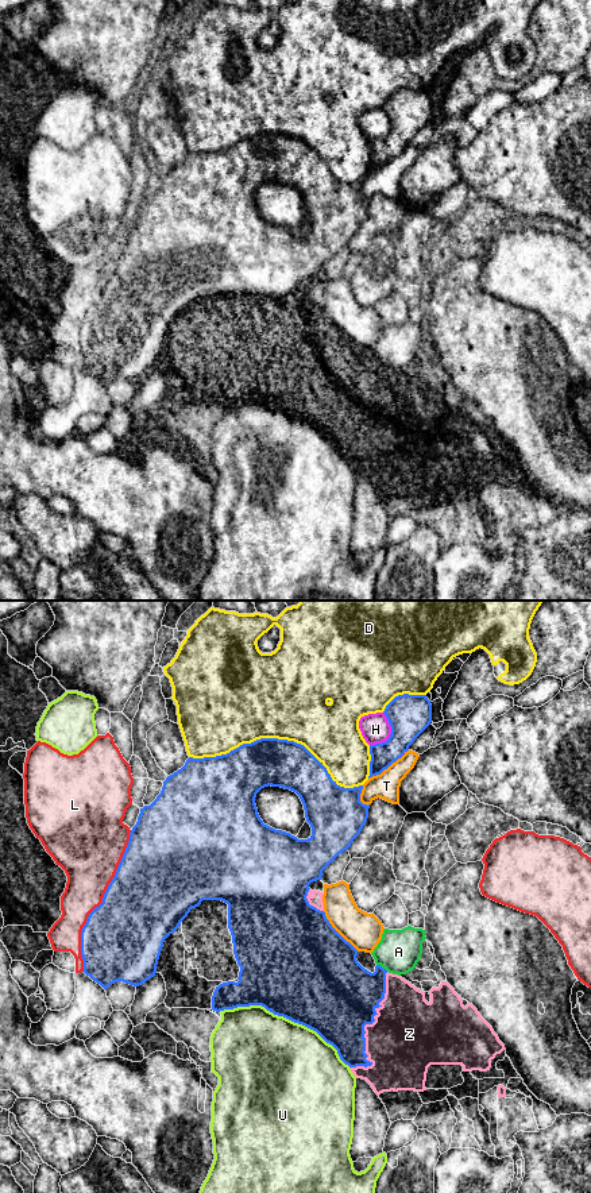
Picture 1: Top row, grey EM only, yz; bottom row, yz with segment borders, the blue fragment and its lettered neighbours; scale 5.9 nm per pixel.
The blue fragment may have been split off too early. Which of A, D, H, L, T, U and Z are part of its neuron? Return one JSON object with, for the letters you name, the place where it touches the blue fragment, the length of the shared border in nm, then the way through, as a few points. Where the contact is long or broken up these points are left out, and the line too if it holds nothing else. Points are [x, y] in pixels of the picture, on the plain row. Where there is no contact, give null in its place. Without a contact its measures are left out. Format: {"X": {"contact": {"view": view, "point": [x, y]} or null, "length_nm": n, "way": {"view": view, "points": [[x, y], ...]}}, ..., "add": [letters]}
{"Z": {"contact": {"view": "yz", "point": [363, 423]}, "length_nm": 600}, "add": ["Z"]}

